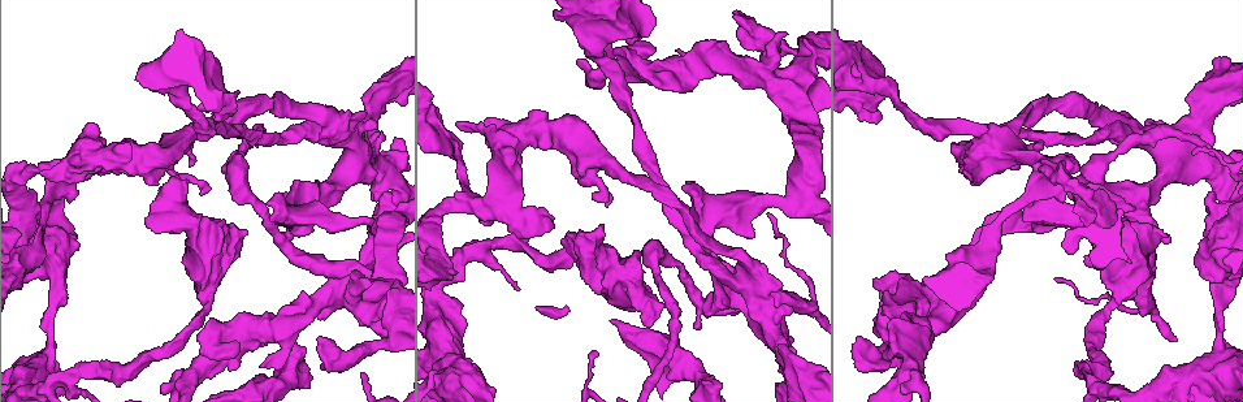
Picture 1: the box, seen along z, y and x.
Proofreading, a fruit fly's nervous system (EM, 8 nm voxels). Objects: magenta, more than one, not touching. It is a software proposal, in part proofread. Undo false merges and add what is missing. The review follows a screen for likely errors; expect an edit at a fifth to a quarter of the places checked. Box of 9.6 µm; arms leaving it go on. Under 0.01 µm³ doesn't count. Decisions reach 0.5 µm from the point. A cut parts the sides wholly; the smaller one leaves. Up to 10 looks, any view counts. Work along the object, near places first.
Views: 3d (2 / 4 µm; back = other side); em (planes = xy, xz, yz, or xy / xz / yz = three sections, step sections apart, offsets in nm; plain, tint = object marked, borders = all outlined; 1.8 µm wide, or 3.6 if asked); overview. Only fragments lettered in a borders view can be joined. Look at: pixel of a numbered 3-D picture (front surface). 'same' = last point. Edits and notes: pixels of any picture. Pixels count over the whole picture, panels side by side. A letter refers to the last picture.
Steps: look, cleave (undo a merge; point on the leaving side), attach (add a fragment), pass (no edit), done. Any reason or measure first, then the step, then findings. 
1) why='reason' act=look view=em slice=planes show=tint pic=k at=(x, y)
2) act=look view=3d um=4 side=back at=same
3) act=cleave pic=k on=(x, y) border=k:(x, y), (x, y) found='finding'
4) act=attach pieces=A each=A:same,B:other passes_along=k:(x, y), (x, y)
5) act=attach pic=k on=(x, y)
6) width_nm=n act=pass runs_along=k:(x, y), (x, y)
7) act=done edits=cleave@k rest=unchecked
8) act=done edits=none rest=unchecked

why='thick turns thin' act=look view=3d um=4 side=back pic=1 at=(591, 245)

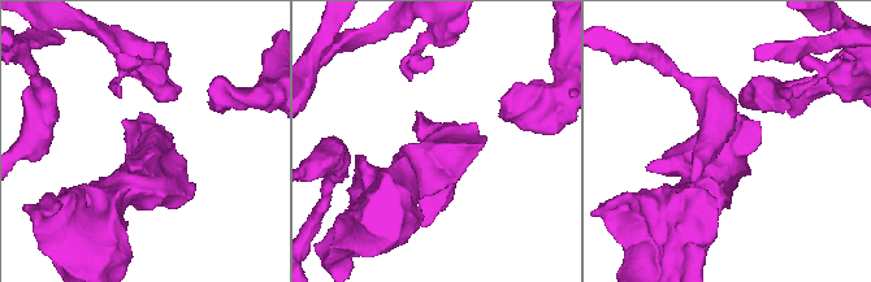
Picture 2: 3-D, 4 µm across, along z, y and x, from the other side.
why='now the EM' act=look view=em um=3.6 slice=planes show=borders pic=2 at=(727, 155)

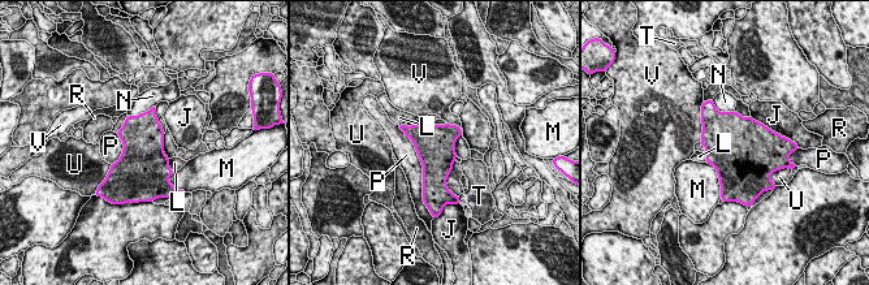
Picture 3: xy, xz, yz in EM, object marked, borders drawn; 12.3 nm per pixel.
width_nm=480 act=pass each=J:other,L:other,M:other,N:other,P:other,R:other,T:other,U:other,V:other border=3:(155, 106), (158, 119) found='one neuron here'

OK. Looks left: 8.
why='thick turns thin' act=look view=3d um=4 side=back pic=1 at=(220, 254)

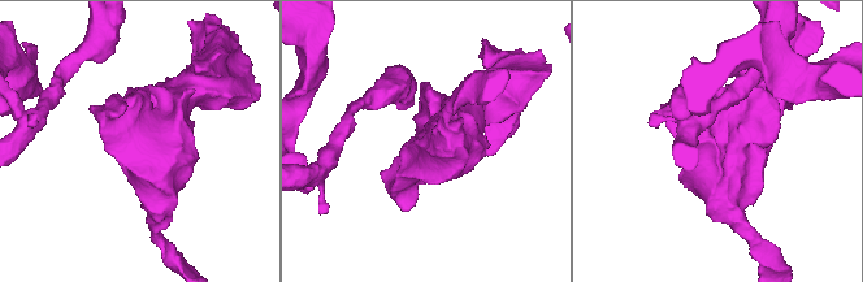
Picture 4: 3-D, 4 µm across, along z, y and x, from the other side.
why='now the EM' act=look view=em slice=planes show=plain pic=4 at=(139, 143)

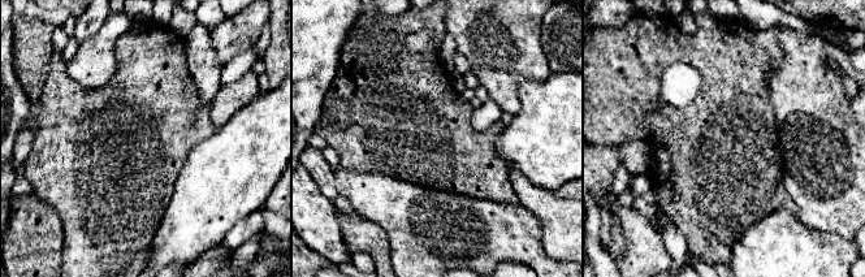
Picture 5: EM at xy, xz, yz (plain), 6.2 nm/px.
act=look view=em slice=planes show=borders at=same

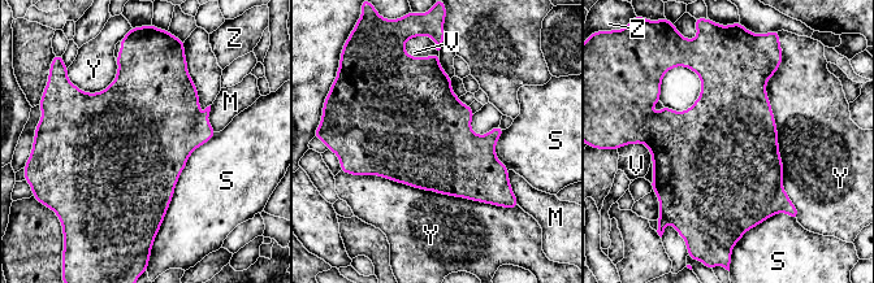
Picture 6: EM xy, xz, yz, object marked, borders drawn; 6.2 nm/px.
act=pass each=M:other,S:other,V:other,Y:other,Z:other border=6:(216, 133), (190, 155), (156, 233) found='all the same neuron'

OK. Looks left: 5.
act=look view=3d um=4 pic=1 at=(239, 153)

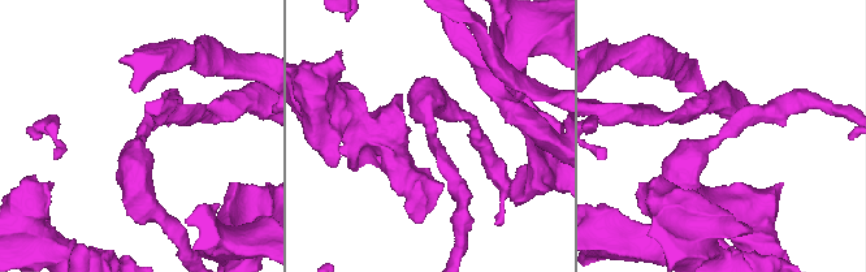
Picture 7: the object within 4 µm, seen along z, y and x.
arm_widths_nm=220,440 act=look view=em slice=yz step=4 show=tint pic=7 at=(727, 135)

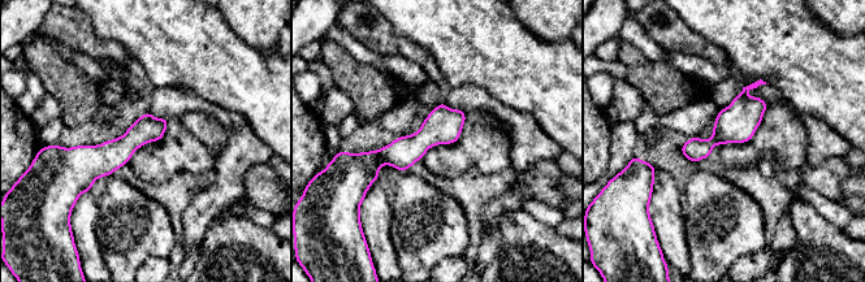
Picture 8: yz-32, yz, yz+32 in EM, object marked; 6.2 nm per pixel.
why='another direction' act=look view=em slice=planes show=borders at=same

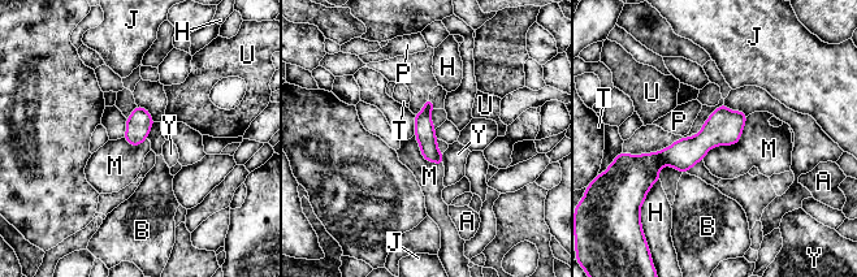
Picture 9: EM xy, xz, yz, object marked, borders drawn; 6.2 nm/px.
act=pass each=A:other,B:other,H:other,J:other,M:other,P:other,T:other,U:other,Y:other runs_along=9:(743, 117), (682, 155), (643, 159) found='continuous, no second neuron'

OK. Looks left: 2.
act=done edits=none rest=unchecked

